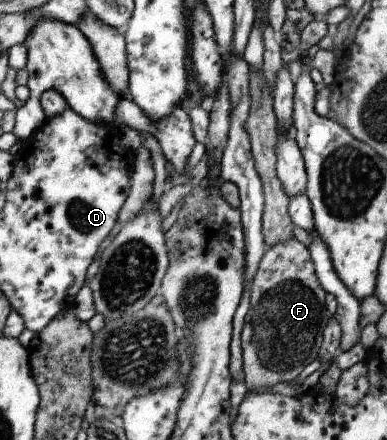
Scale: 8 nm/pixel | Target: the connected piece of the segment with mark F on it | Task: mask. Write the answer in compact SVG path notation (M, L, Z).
M288 238L269 246L254 279L251 306L242 334L248 388L294 380L316 358L330 316L324 310L324 290L304 244Z

